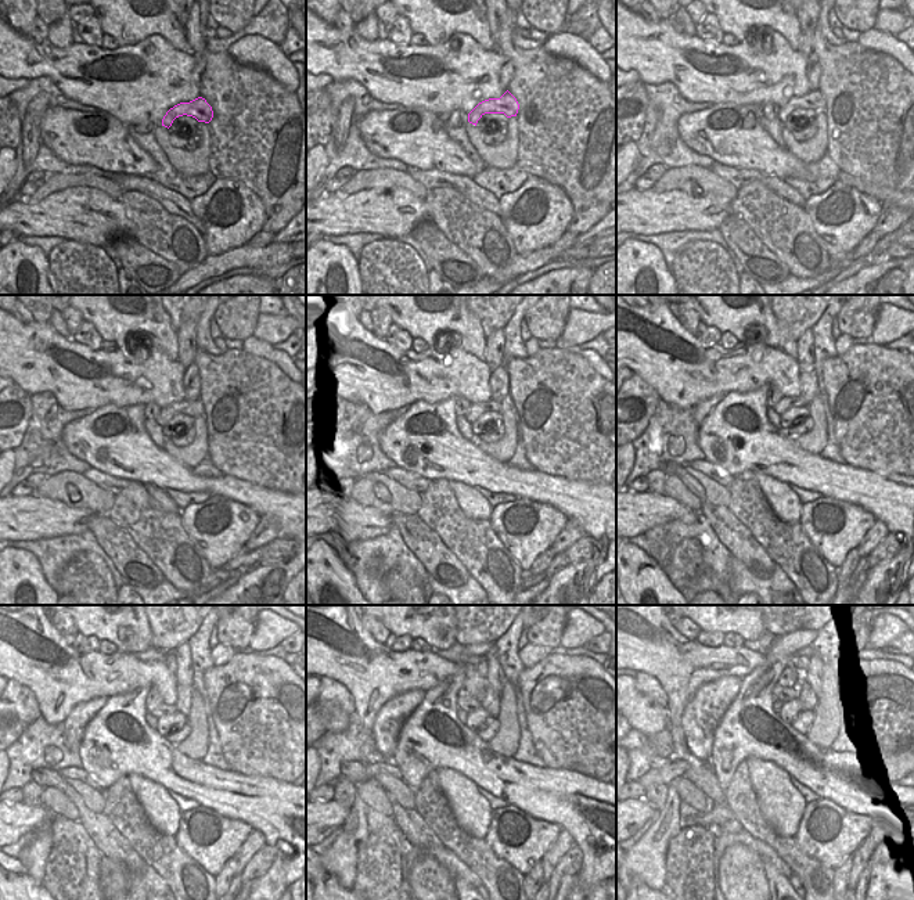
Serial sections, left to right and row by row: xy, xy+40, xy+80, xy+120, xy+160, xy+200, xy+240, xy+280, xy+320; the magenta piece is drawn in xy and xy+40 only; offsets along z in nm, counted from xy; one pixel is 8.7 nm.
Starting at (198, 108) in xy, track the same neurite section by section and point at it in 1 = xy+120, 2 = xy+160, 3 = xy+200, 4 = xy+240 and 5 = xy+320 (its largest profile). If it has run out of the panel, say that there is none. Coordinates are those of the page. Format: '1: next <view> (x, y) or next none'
1: next xy+120 (193, 409)
2: next xy+160 (490, 406)
3: next xy+200 (785, 403)
4: next xy+240 (164, 709)
5: next xy+320 (785, 694)

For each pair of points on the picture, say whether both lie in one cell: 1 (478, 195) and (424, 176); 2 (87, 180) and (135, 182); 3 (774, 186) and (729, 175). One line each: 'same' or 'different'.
1: same
2: different
3: same

